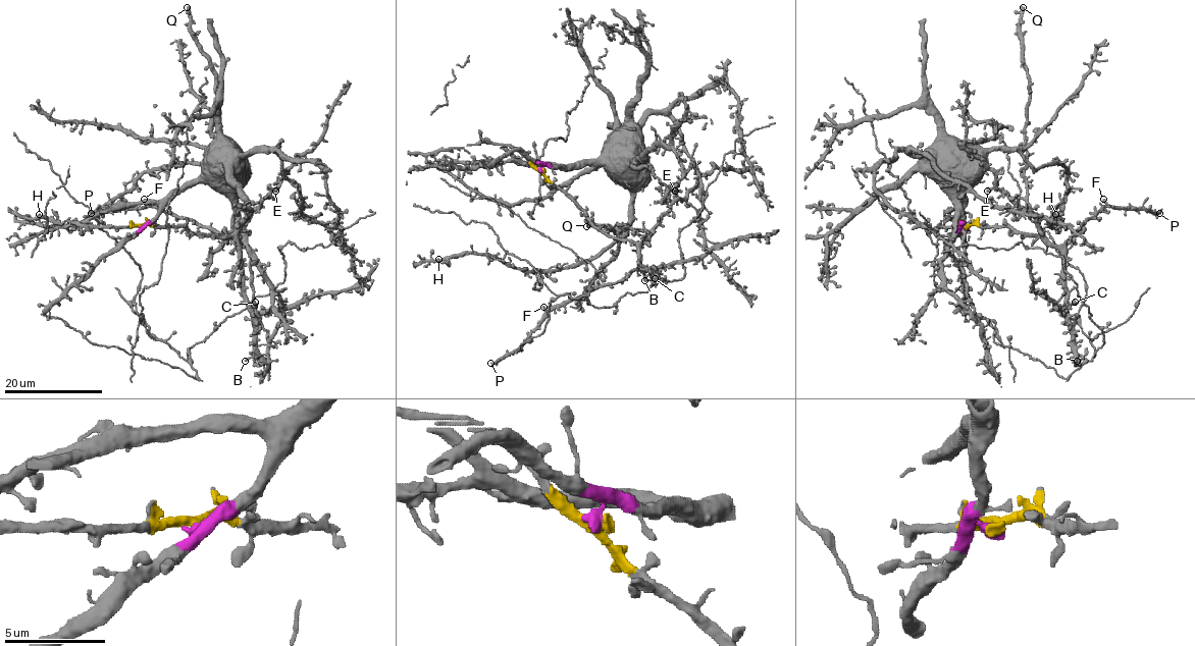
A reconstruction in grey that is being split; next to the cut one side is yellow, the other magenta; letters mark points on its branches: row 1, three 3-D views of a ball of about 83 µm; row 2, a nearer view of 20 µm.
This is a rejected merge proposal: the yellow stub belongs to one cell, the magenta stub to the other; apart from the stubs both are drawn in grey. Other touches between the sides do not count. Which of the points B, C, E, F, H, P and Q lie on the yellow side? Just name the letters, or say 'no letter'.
B, C, E, F, P, Q

